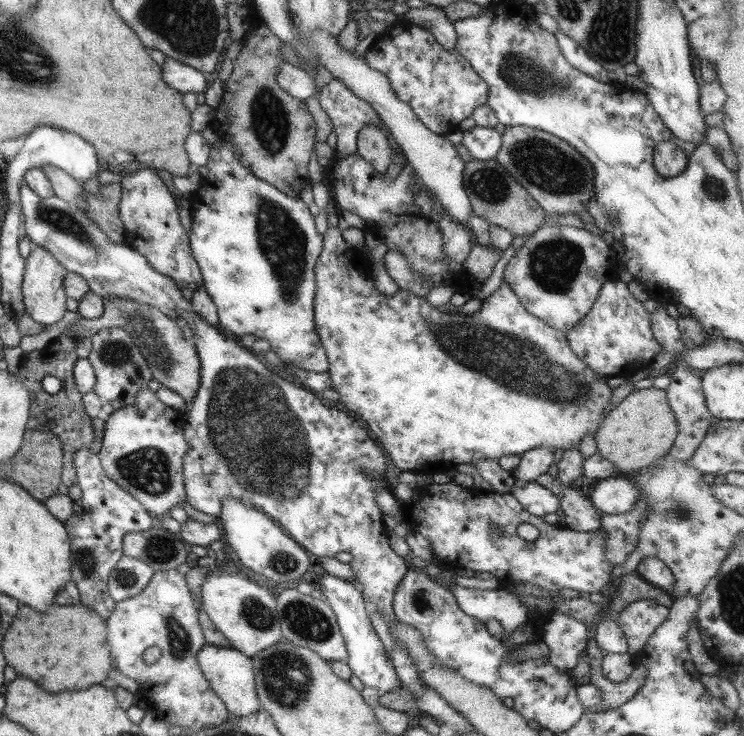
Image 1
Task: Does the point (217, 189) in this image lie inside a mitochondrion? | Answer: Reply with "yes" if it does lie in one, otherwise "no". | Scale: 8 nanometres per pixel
no

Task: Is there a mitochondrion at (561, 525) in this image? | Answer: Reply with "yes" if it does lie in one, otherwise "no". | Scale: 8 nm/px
no

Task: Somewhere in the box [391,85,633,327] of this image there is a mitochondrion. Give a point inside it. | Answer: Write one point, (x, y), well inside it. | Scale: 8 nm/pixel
(540, 163)

